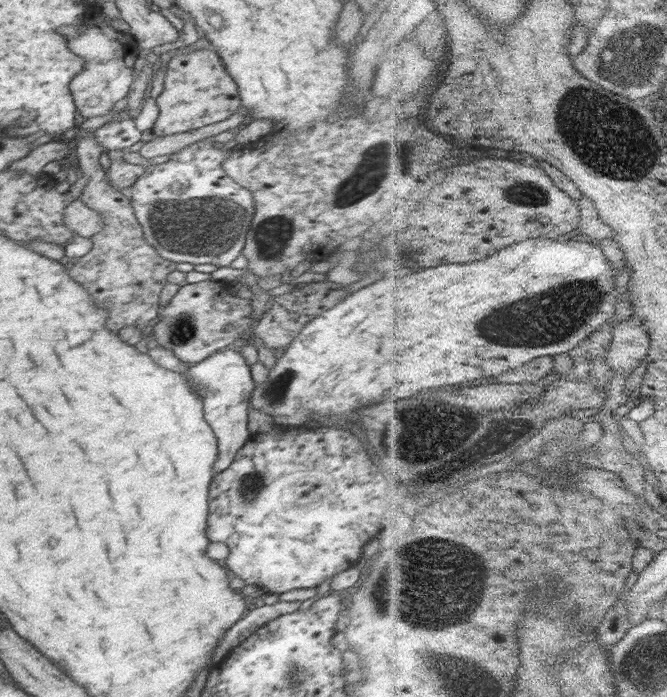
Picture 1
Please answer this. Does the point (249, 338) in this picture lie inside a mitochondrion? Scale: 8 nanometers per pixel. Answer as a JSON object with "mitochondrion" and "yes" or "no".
{"mitochondrion":"no"}

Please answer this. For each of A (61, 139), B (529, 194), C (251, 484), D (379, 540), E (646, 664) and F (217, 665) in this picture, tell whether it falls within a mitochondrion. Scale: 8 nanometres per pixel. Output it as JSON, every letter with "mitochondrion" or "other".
{"A":"other","B":"mitochondrion","C":"mitochondrion","D":"other","E":"mitochondrion","F":"other"}

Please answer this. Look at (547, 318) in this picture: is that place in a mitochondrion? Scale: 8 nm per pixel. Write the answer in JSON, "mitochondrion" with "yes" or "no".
{"mitochondrion":"yes"}

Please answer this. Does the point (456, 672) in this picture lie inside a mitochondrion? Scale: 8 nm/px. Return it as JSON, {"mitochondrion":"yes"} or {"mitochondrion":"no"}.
{"mitochondrion":"yes"}

